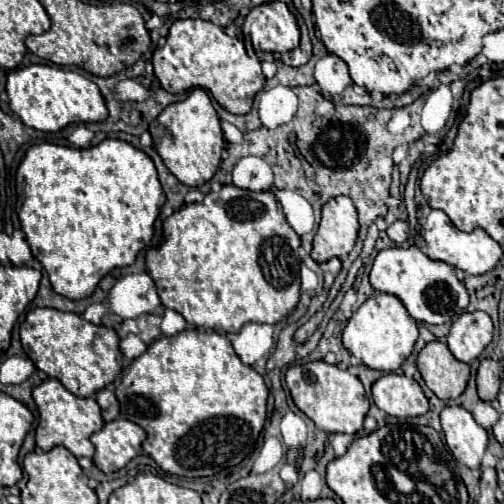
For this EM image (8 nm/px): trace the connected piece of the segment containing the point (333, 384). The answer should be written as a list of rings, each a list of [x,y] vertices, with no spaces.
[[[310,361],[304,365],[292,365],[286,371],[286,383],[292,399],[300,411],[304,411],[318,429],[326,433],[348,433],[356,435],[362,431],[362,421],[368,413],[368,399],[364,387],[356,375],[350,371],[330,365],[326,361]]]

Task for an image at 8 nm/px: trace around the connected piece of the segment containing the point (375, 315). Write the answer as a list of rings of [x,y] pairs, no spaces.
[[[374,293],[348,319],[342,339],[344,347],[364,365],[378,371],[396,371],[414,349],[418,339],[418,325],[414,317],[406,313],[406,307],[398,297],[390,293]]]

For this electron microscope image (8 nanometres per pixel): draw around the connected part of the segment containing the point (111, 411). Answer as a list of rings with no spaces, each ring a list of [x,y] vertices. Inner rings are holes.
[[[102,389],[96,393],[96,403],[100,405],[102,409],[102,419],[104,421],[114,421],[120,417],[120,407],[118,407],[118,401],[114,397],[114,393],[110,389]]]

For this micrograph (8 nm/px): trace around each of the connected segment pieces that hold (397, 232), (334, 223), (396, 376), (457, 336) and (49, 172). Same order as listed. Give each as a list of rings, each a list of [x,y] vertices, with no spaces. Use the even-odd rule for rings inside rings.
[[[396,221],[396,223],[392,223],[392,225],[386,229],[386,233],[388,233],[388,237],[390,237],[394,243],[404,243],[404,241],[408,239],[408,235],[410,235],[410,227],[408,227],[406,221]]]
[[[340,195],[322,207],[322,219],[312,241],[312,259],[322,263],[332,257],[348,255],[358,235],[356,207],[350,197]]]
[[[388,373],[374,381],[372,399],[378,409],[392,417],[416,417],[428,411],[428,399],[420,385],[400,373]]]
[[[464,311],[450,327],[448,347],[452,355],[464,363],[474,361],[492,341],[492,319],[484,311]]]
[[[104,139],[100,141],[98,145],[92,145],[92,147],[86,147],[86,149],[76,149],[76,147],[64,147],[64,145],[52,145],[52,143],[38,143],[38,145],[32,145],[22,163],[20,163],[20,171],[24,175],[24,203],[18,211],[18,219],[20,219],[20,225],[22,225],[22,231],[26,235],[26,241],[32,249],[32,255],[42,263],[42,267],[46,269],[48,277],[50,277],[50,283],[52,283],[52,289],[58,293],[58,295],[64,295],[68,299],[86,299],[94,293],[96,285],[100,283],[100,279],[104,275],[108,275],[112,269],[118,269],[118,267],[126,267],[126,265],[132,265],[136,261],[136,255],[138,251],[152,239],[152,233],[154,233],[154,221],[160,213],[160,207],[164,205],[166,201],[166,195],[160,187],[160,181],[158,181],[158,175],[156,175],[156,167],[152,163],[152,159],[132,147],[130,143],[126,141],[120,141],[120,139]]]

